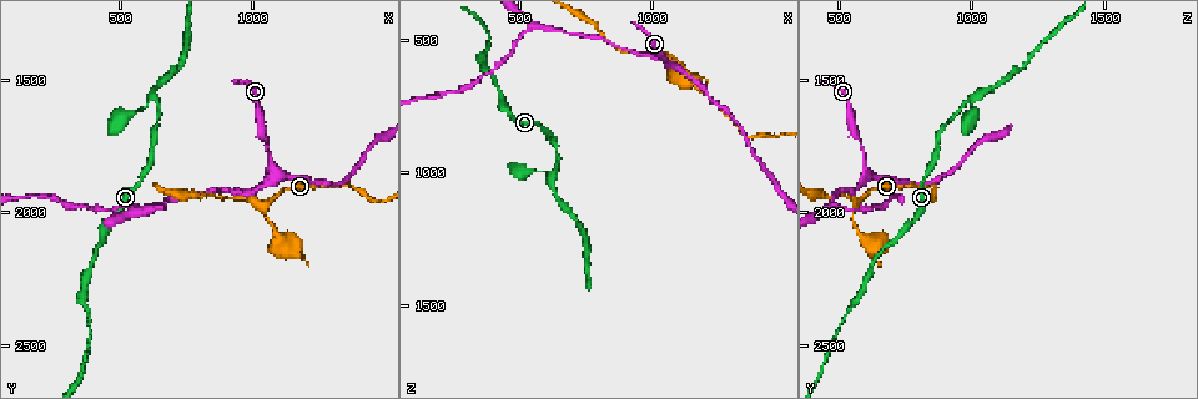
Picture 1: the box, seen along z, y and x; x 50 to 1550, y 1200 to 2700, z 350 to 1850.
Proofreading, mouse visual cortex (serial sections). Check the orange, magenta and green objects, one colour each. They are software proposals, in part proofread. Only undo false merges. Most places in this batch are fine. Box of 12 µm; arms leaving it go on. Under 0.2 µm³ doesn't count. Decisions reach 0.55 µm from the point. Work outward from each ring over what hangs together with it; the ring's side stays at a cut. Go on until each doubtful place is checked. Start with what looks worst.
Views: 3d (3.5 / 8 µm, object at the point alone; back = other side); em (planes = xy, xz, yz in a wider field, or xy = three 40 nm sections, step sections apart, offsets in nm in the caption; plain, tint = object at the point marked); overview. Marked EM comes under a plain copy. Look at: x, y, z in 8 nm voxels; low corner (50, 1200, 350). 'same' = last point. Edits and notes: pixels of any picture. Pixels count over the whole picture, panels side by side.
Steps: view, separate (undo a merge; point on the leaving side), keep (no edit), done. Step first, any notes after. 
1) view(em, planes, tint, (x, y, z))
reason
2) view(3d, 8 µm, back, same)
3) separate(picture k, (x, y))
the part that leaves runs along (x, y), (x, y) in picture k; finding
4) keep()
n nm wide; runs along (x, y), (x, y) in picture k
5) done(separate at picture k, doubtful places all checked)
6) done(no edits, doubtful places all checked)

view(3d, 3.5 µm, (1040, 1980, 560))
abrupt turn

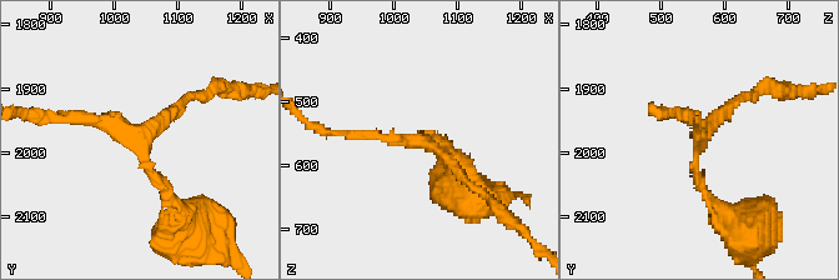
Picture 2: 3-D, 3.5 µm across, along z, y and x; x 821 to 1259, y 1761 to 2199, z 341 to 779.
view(em, xy, step 3, tint, (1045, 1975, 560))

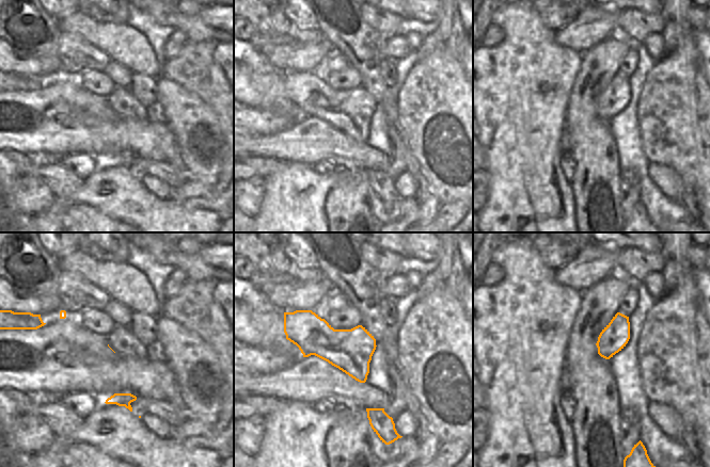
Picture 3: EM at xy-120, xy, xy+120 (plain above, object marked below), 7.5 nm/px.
keep()
runs along (748, 95), (697, 149), (697, 180), (719, 206) in picture 2; continuous, no second cell

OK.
view(3d, 3.5 µm, (1080, 1860, 600))
abrupt turn

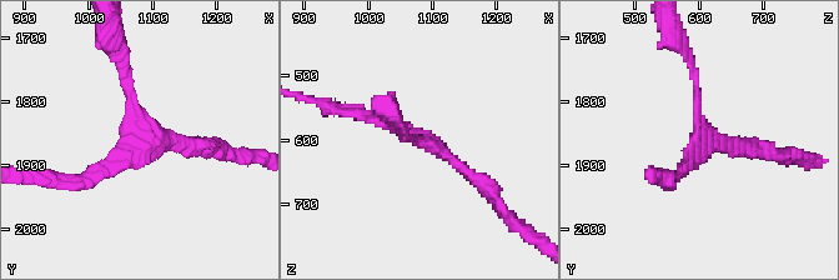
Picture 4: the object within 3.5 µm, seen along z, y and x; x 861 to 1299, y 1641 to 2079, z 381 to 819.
view(em, xy, step 3, tint, (1095, 1865, 600))
shape alone is not enough

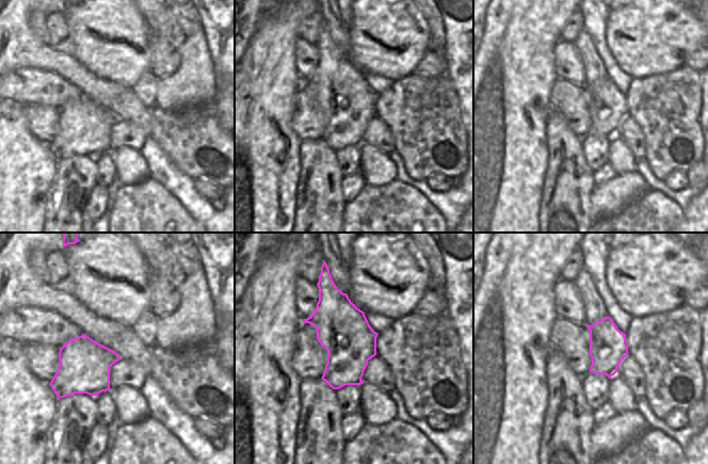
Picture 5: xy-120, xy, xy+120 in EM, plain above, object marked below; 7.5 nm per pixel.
keep()
400 nm wide; runs along (124, 65), (146, 145), (81, 184) in picture 4; continuous, no second cell

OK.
view(3d, 3.5 µm, (590, 1990, 460))
three-way junction

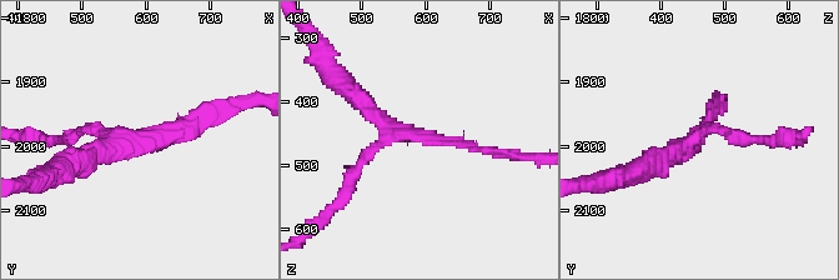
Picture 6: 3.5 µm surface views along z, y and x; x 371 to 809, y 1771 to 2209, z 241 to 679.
keep()
arms of 150, 150, 200 nm; runs along (222, 111), (176, 135), (80, 131) in picture 6; continuous, no second cell

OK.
done(no edits, doubtful places all checked)

